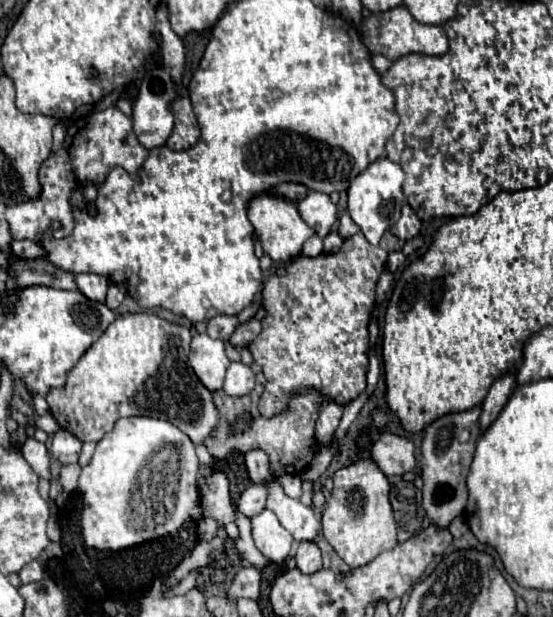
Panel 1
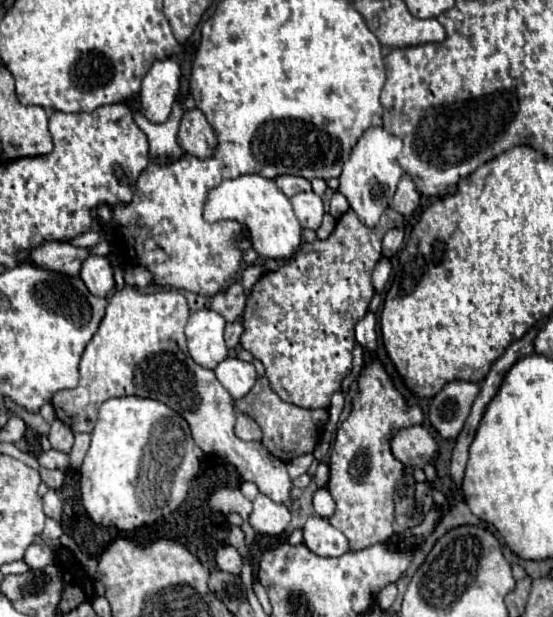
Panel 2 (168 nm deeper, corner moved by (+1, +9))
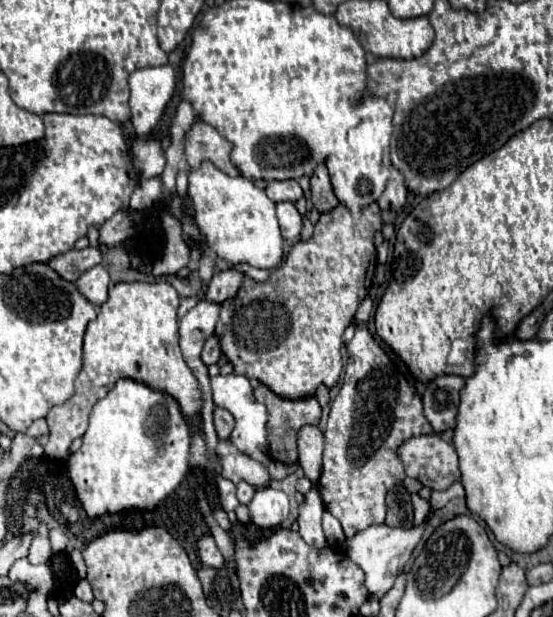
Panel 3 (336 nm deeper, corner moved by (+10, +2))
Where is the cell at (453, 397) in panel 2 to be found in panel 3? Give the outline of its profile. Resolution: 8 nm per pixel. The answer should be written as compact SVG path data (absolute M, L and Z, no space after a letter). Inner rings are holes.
M439 376L425 386L423 414L435 432L455 428L459 394L463 388L465 380L459 376Z

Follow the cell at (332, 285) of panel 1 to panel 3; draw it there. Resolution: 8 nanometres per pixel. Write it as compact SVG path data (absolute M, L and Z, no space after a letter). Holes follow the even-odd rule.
M339 204L335 210L321 214L311 240L297 242L289 256L271 270L269 280L255 282L245 278L237 296L223 302L215 330L223 354L233 364L233 372L245 378L257 378L271 392L277 392L277 396L285 396L285 400L303 400L305 396L315 396L319 386L335 386L343 370L341 338L369 292L377 254L373 236L381 228L383 220L377 204L365 208L359 222L353 222L347 208Z

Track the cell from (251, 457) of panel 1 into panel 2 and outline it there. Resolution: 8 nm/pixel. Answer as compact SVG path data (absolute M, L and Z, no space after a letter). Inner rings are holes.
M238 413L236 415L236 425L234 425L234 431L238 437L246 439L246 441L260 441L262 439L262 431L260 427L256 425L256 421L244 413Z

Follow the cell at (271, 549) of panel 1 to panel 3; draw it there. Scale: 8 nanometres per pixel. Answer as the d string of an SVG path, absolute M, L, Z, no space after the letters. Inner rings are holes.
M265 488L255 492L253 500L247 504L251 522L259 528L277 528L289 514L289 498L285 492L275 488Z

